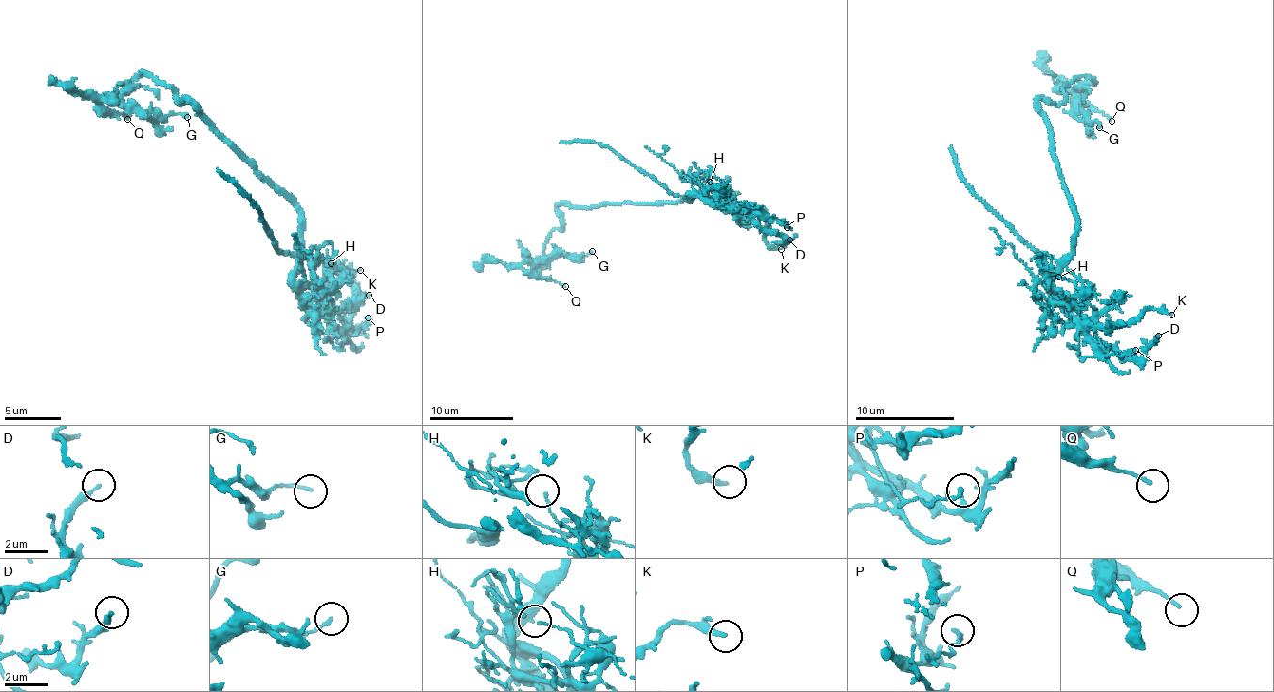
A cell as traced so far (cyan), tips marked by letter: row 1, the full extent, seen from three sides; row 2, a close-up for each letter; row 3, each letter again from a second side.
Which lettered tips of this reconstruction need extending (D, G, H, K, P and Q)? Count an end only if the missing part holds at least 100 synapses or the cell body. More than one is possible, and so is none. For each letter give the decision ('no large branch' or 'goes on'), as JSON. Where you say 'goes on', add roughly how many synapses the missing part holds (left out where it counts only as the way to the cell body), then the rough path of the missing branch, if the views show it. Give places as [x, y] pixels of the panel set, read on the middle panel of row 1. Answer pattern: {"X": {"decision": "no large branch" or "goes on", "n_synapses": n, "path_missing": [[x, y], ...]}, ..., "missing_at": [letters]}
{"D": {"decision": "no large branch"}, "G": {"decision": "no large branch"}, "H": {"decision": "no large branch"}, "K": {"decision": "no large branch"}, "P": {"decision": "no large branch"}, "Q": {"decision": "no large branch"}, "missing_at": []}

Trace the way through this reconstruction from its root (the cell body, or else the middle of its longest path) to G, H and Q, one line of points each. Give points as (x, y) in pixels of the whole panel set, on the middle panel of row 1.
G: (634, 203), (562, 204), (558, 208), (561, 227), (551, 232), (545, 244), (543, 266), (538, 264), (592, 251)
H: (634, 203), (662, 205), (681, 199), (692, 202), (693, 196), (704, 195), (725, 198), (710, 182)
Q: (634, 203), (560, 206), (561, 227), (551, 232), (545, 244), (543, 266), (522, 266), (565, 286)

